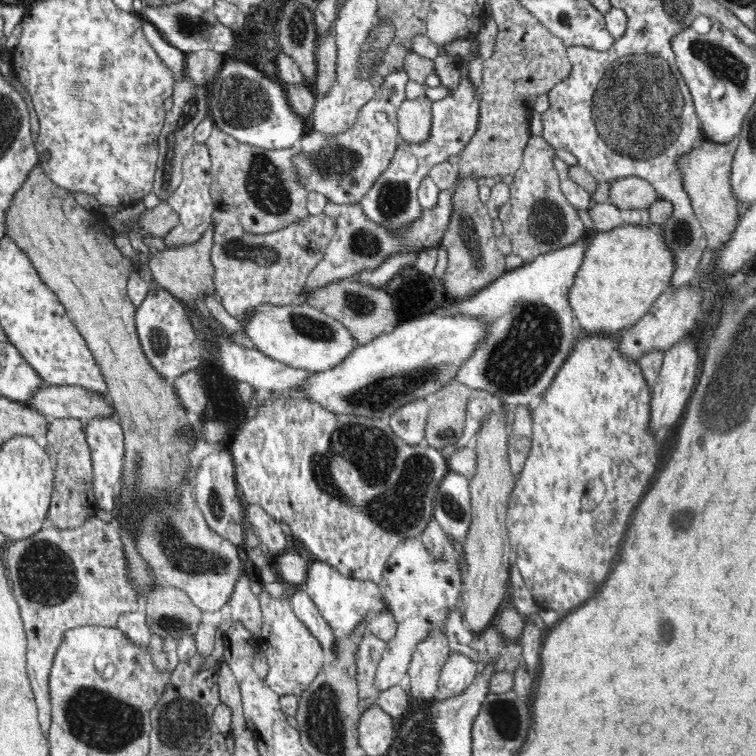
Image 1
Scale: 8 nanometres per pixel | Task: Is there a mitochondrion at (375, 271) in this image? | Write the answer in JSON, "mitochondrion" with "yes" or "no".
{"mitochondrion":"yes"}

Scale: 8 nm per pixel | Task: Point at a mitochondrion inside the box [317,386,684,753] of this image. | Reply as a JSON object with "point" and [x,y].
{"point":[506,721]}

